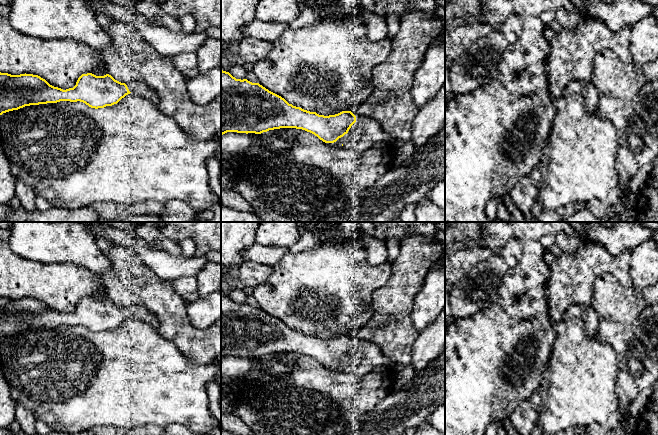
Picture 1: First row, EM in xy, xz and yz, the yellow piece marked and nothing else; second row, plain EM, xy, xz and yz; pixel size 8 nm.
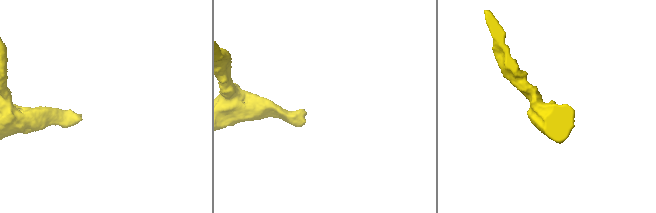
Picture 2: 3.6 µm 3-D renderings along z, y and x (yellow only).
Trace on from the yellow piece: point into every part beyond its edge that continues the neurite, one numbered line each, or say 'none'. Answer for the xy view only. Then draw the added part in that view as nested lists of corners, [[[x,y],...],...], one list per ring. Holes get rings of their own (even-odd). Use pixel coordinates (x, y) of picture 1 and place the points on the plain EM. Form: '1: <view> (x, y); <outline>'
1: xy (137, 312); [[[132,306],[127,309],[129,315],[143,322],[151,324],[155,330],[158,330],[159,324],[156,317],[147,309],[140,306]]]

